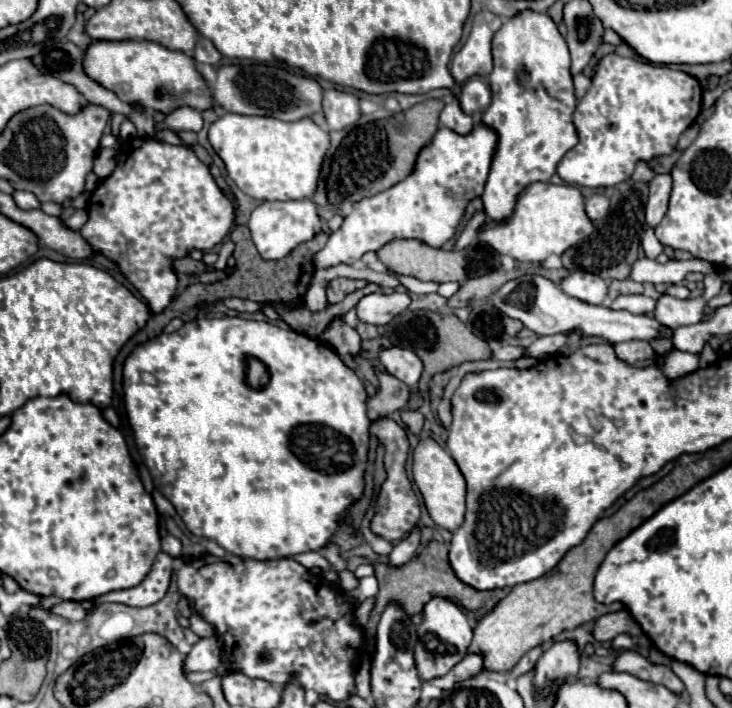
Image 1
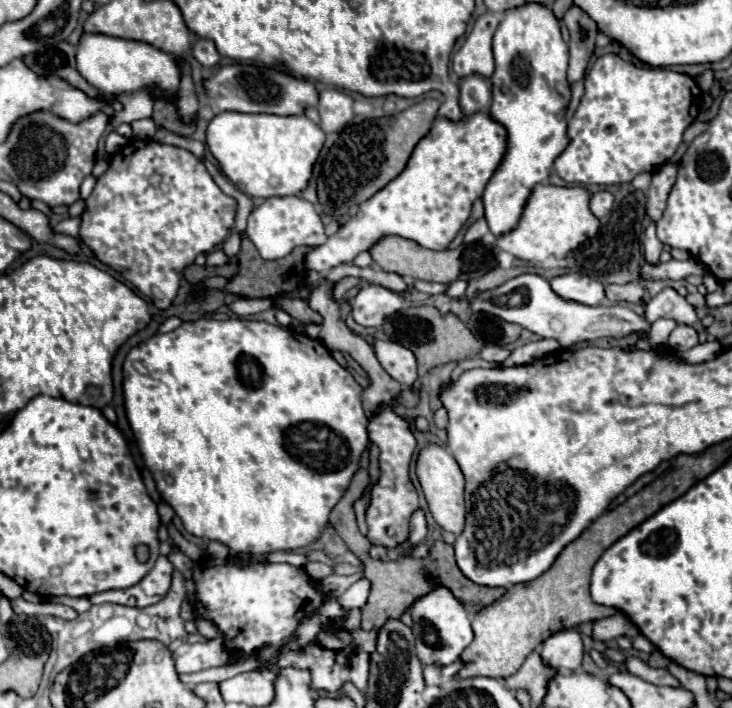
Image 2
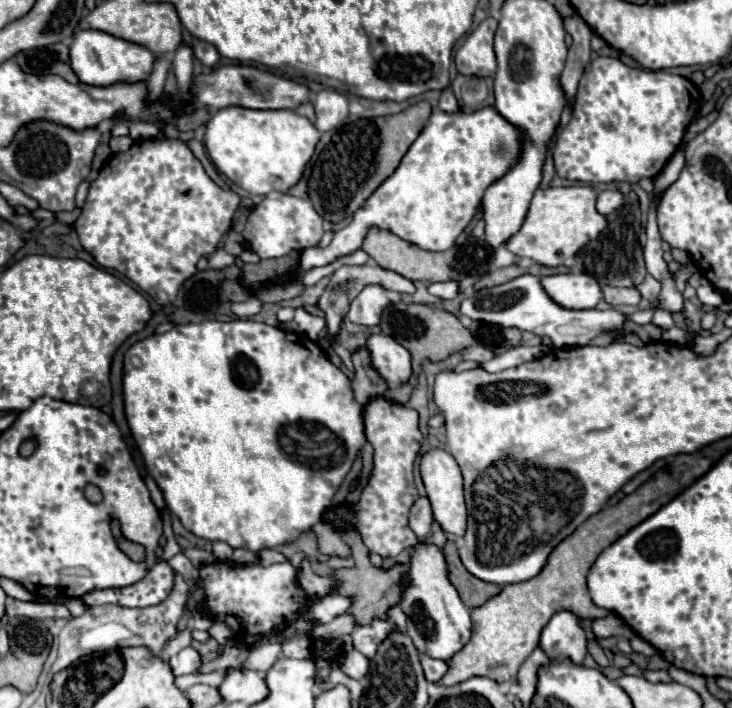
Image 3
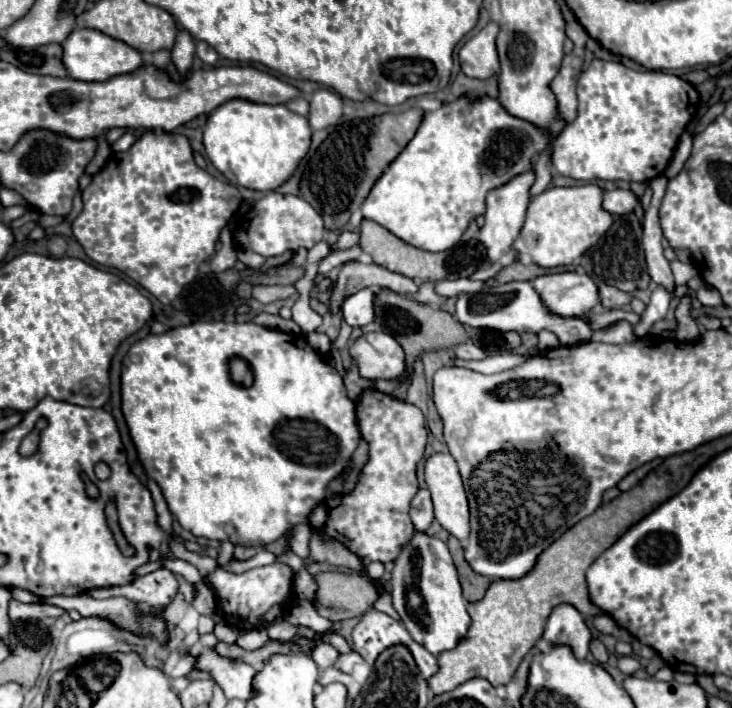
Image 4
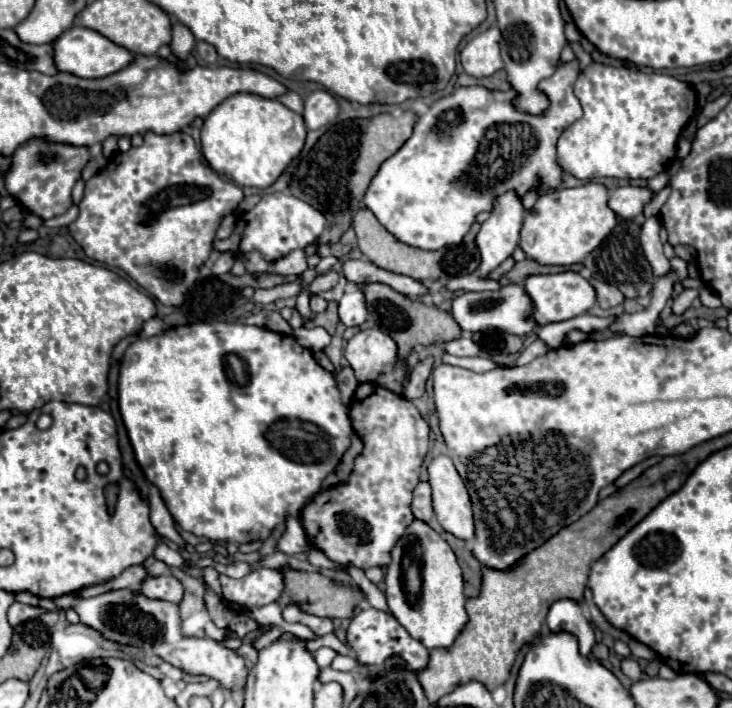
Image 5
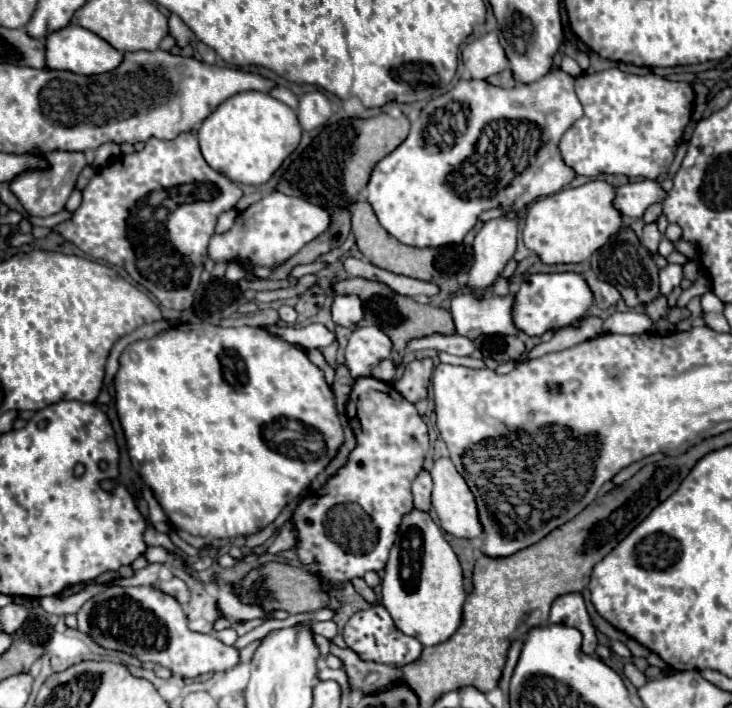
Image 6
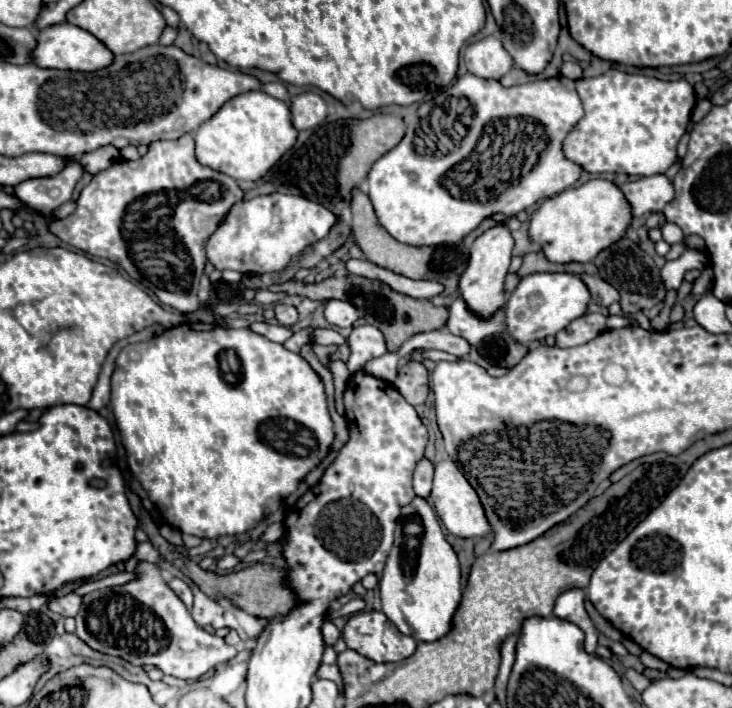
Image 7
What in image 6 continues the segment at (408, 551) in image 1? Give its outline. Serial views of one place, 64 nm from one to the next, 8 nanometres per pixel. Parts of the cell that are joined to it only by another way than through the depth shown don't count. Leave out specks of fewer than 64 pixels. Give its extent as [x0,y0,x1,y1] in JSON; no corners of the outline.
[412,468,432,510]

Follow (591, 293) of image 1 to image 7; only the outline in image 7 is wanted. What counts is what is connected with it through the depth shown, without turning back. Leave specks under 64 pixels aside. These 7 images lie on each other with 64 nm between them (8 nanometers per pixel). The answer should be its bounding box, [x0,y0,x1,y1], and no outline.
[506,273,590,344]

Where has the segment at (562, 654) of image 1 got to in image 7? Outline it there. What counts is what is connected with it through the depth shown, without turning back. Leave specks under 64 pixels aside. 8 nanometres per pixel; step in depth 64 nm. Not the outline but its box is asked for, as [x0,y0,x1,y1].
[554,588,598,654]

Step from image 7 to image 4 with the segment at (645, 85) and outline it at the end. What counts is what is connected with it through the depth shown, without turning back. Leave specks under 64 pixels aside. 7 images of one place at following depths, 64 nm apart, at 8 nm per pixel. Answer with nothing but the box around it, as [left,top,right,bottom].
[552,60,698,180]

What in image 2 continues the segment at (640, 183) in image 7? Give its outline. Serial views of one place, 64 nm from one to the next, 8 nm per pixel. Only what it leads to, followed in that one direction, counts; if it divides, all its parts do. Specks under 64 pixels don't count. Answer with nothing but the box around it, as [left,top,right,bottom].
[590,190,614,218]

